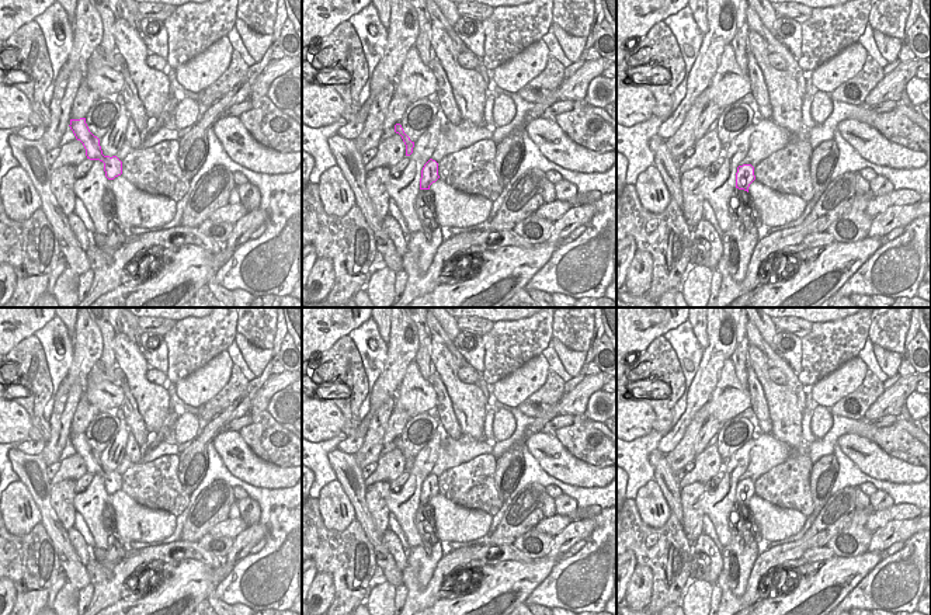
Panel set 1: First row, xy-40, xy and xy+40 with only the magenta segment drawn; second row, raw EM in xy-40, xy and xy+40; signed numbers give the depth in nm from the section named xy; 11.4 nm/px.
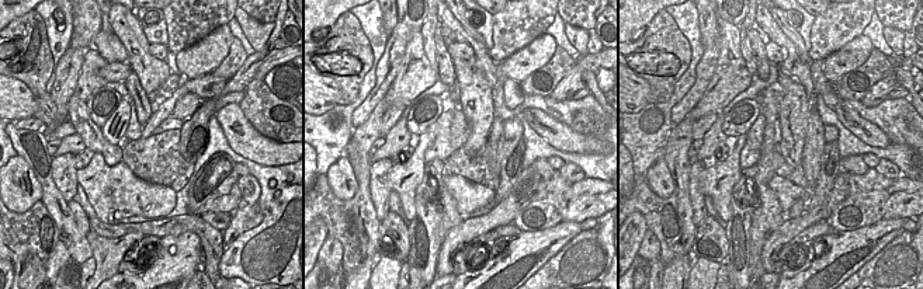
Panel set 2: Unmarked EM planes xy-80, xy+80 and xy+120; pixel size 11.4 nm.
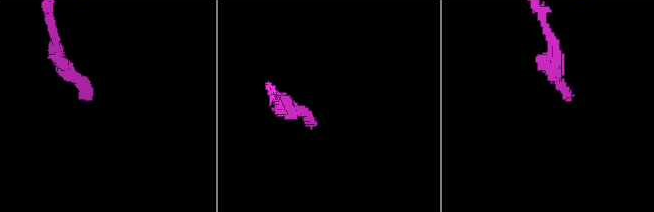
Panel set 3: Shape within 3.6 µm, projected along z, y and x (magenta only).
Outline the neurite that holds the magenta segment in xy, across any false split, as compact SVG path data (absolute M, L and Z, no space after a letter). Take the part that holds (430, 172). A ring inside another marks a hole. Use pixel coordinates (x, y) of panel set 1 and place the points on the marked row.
M430 159L421 170L420 192L418 192L417 198L421 197L424 199L428 199L428 198L433 199L433 192L430 191L430 185L433 183L435 183L438 178L440 178L438 163L433 159Z

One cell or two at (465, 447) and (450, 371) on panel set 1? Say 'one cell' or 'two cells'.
two cells

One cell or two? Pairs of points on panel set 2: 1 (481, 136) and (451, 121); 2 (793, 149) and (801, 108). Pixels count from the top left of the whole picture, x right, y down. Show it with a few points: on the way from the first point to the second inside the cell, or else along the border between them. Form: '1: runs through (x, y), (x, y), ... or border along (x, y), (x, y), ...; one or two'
1: border along (457, 105), (468, 125), (468, 139), (464, 145); two
2: runs through (793, 139), (794, 118); one

